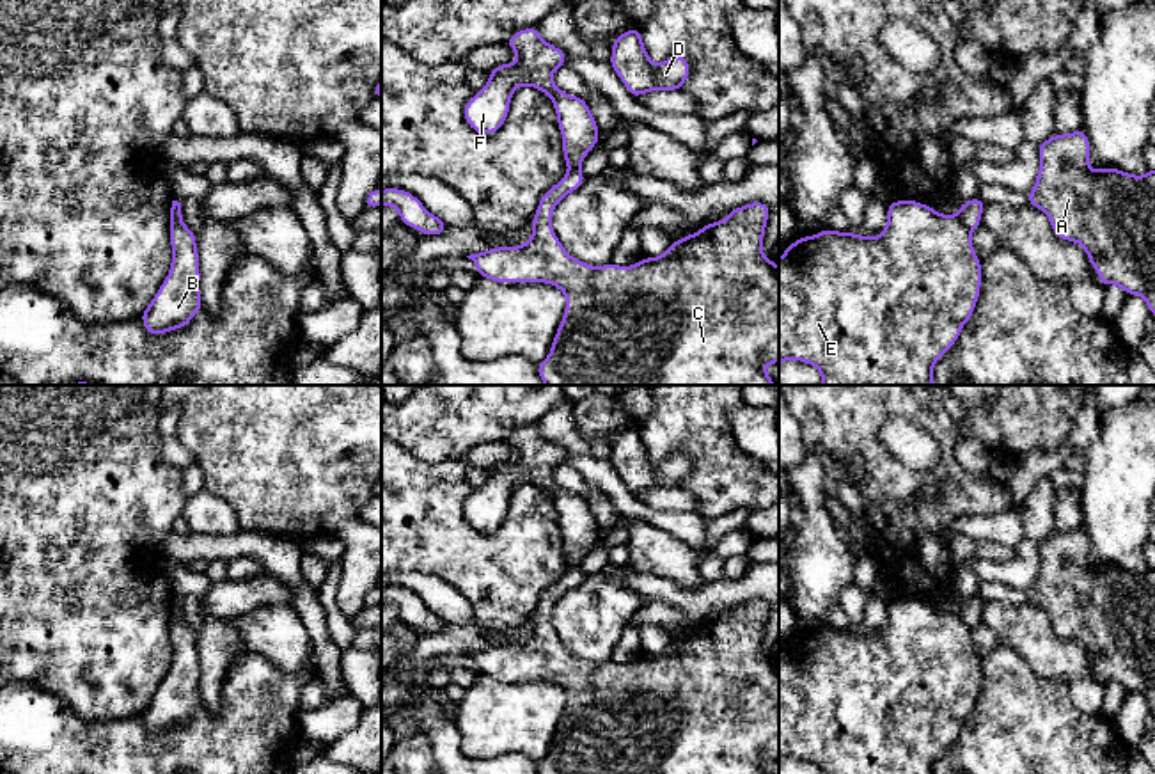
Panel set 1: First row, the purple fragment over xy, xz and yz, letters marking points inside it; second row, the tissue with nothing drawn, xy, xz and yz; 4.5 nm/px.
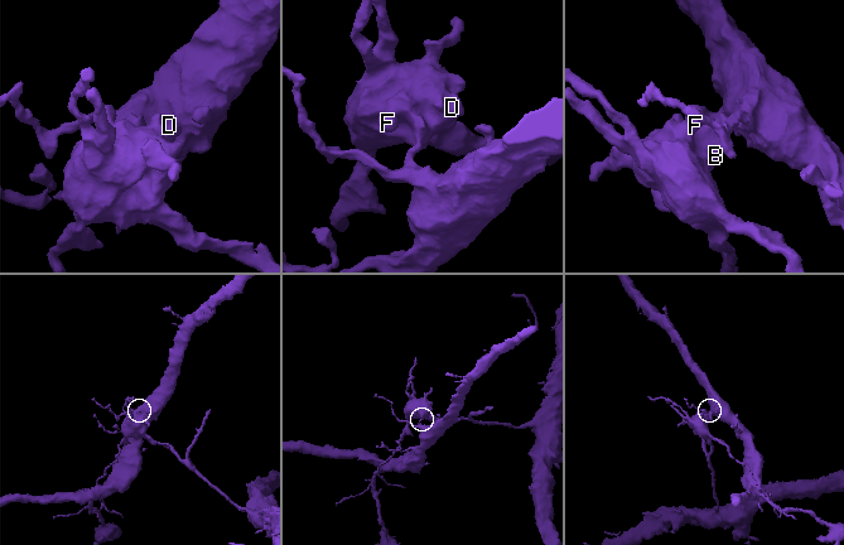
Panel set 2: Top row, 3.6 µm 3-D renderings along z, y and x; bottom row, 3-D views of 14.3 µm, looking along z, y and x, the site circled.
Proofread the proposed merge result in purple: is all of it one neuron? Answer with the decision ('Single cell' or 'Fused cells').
Fused cells

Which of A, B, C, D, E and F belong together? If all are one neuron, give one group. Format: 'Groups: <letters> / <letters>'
Groups: A C / B D E F

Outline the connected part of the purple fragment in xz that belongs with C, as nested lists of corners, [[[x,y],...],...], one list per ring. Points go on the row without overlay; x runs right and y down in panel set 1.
[[[580,568],[548,586],[532,614],[532,634],[516,644],[495,644],[467,653],[477,675],[495,680],[545,680],[566,692],[564,715],[557,724],[548,754],[536,762],[539,774],[768,774],[763,767],[779,760],[779,664],[763,653],[763,636],[770,607],[765,600],[735,605],[720,620],[674,637],[656,655],[642,655],[632,664],[609,660],[591,664],[571,655],[555,634],[552,612],[559,598],[580,586]]]

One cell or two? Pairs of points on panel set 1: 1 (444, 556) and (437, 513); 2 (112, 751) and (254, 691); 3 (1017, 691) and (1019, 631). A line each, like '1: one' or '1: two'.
1: one
2: one
3: two

